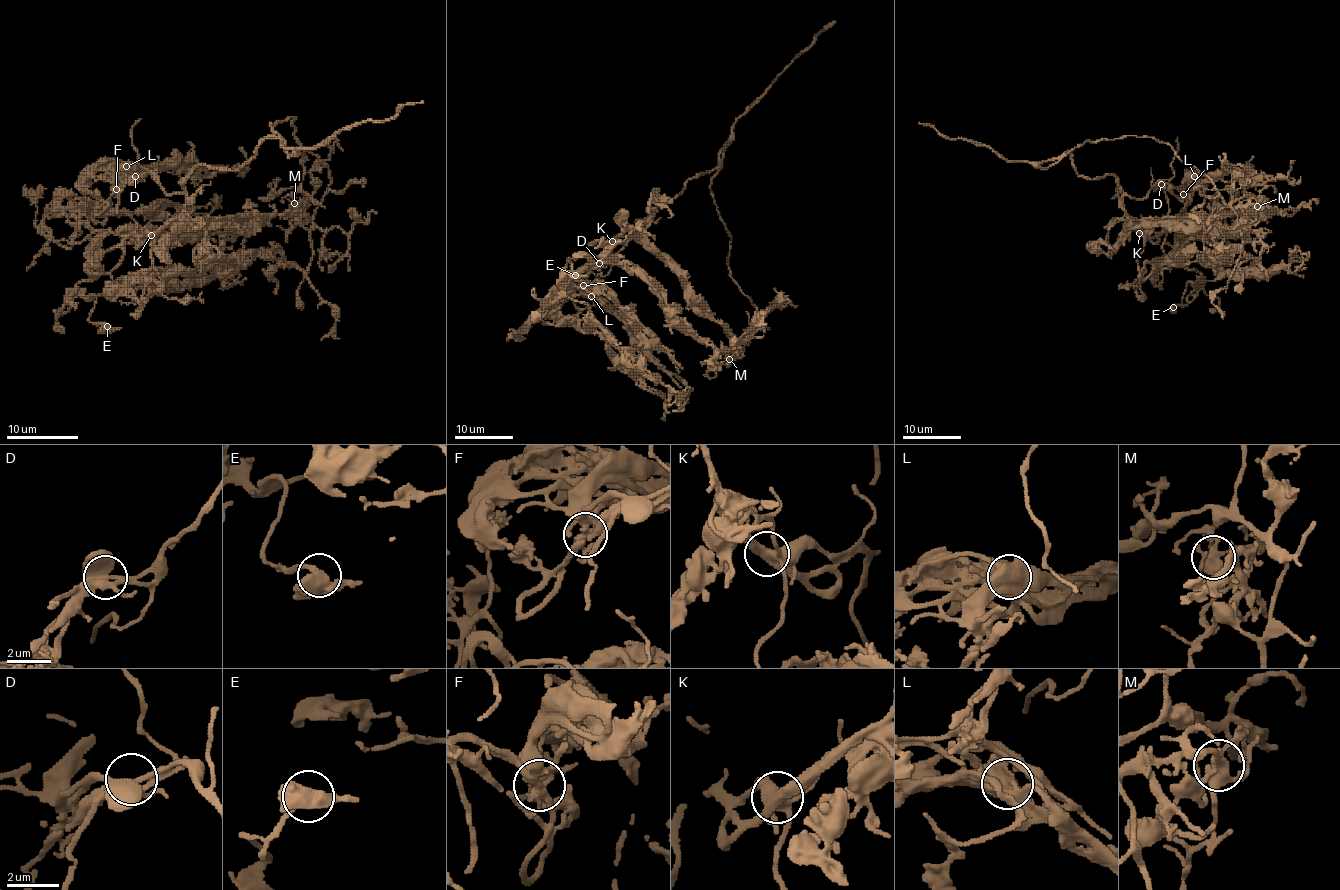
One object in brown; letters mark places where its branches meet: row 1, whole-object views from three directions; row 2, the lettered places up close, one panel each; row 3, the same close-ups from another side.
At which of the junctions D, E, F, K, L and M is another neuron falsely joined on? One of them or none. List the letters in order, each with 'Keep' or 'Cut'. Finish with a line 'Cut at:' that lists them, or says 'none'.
D: Keep
E: Keep
F: Keep
K: Keep
L: Keep
M: Keep
Cut at: none

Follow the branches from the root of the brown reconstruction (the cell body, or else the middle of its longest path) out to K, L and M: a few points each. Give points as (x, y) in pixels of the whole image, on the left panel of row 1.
K: (180, 213), (152, 235)
L: (180, 213), (185, 203), (185, 190), (168, 194), (150, 172), (125, 176), (121, 181), (118, 178), (127, 167)
M: (180, 213), (189, 221), (271, 219), (289, 213), (298, 204), (302, 212), (302, 206), (294, 203)

